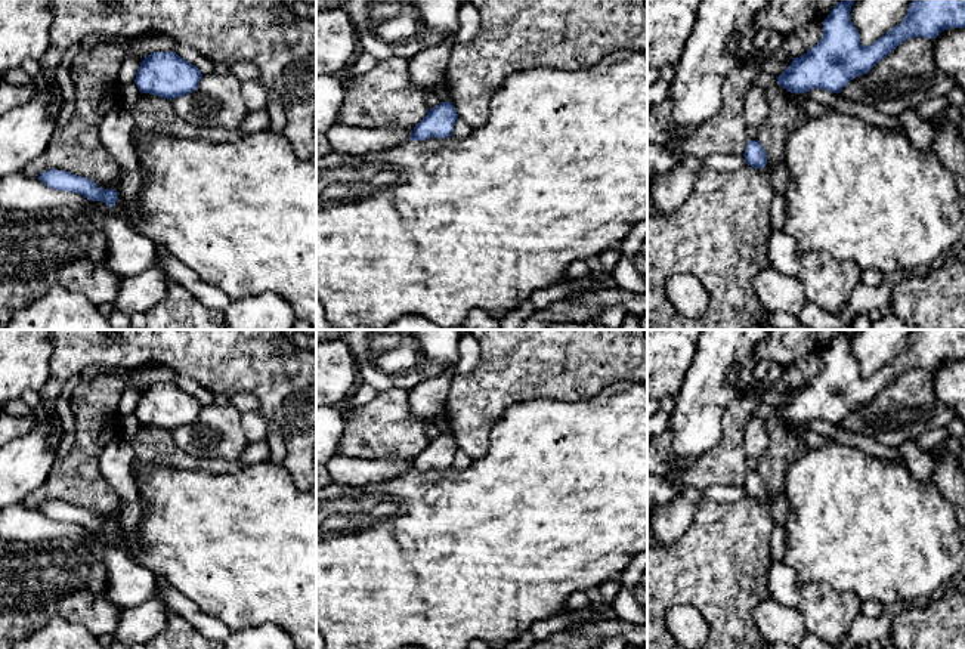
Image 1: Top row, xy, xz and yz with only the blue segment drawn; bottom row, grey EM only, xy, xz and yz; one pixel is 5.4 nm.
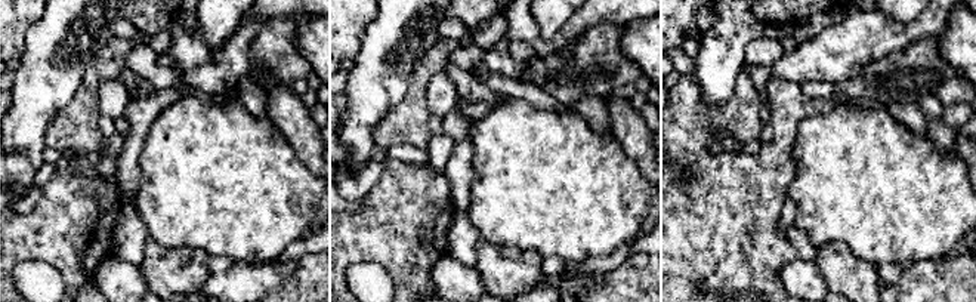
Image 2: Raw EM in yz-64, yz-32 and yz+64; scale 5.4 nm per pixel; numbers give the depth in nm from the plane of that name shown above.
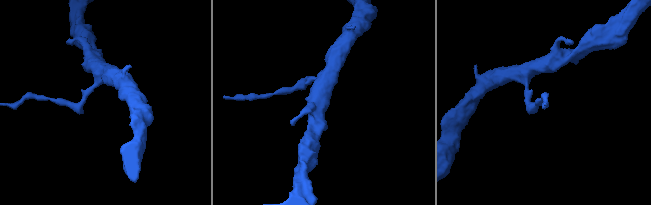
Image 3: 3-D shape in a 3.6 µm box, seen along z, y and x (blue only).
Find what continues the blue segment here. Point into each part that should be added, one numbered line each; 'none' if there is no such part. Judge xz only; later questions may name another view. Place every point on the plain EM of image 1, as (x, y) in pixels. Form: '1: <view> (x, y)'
none

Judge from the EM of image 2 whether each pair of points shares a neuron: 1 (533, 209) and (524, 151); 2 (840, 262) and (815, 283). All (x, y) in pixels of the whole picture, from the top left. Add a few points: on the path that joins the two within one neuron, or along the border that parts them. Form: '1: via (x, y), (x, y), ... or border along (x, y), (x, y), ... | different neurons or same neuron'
1: via (533, 194), (531, 166) | same neuron
2: border along (812, 261), (827, 286) | different neurons

